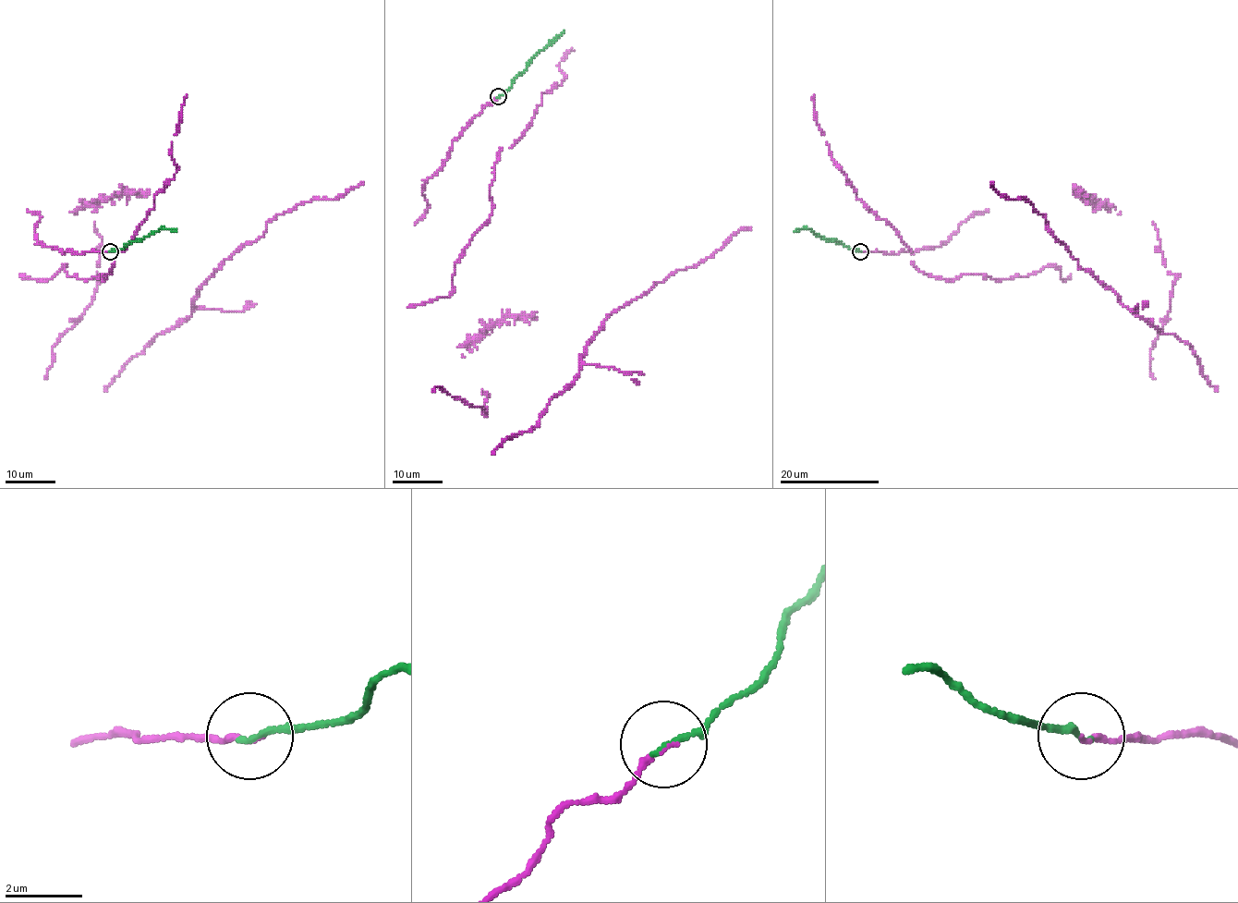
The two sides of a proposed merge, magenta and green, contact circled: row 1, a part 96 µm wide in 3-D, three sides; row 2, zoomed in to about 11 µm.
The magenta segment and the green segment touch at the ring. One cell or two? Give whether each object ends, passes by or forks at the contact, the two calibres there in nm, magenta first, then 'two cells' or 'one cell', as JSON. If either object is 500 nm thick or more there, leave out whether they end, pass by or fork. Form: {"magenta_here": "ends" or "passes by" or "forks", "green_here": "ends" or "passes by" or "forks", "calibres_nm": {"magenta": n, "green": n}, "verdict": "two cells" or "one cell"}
{"magenta_here": "ends", "green_here": "ends", "calibres_nm": {"magenta": 130, "green": 150}, "verdict": "one cell"}

